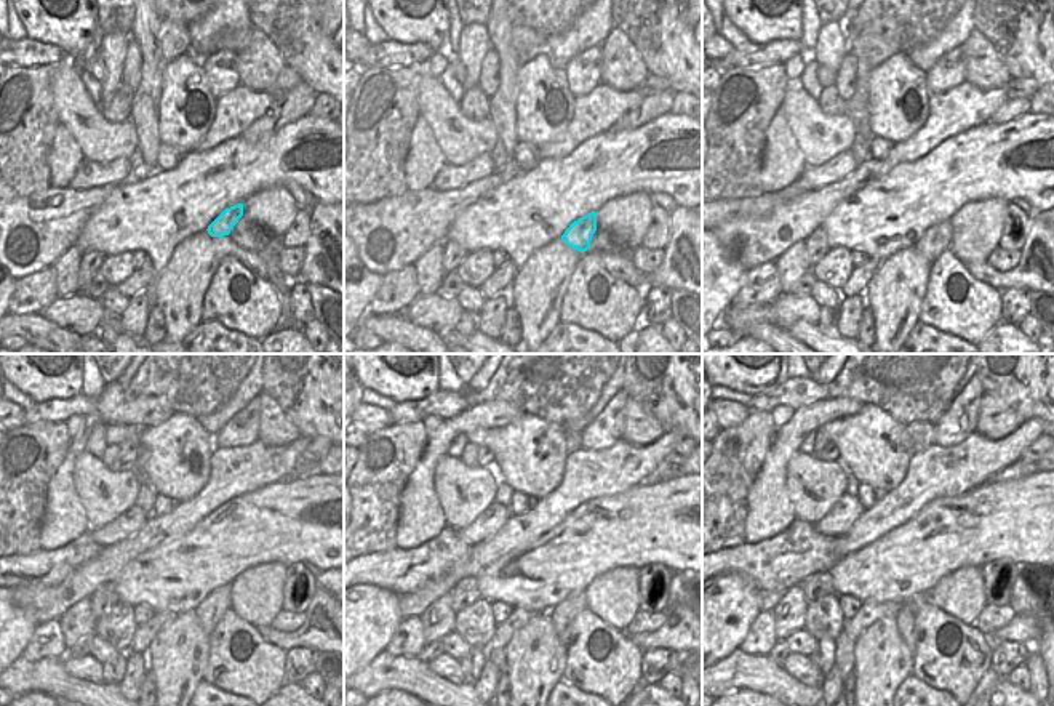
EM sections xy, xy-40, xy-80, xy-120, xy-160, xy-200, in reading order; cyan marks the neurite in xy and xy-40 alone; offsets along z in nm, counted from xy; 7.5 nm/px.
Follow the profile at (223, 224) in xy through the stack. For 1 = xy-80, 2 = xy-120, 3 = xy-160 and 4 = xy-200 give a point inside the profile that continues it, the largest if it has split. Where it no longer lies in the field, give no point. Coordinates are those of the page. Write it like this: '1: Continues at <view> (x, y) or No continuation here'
1: Continues at xy-80 (936, 239)
2: Continues at xy-120 (210, 610)
3: Continues at xy-160 (563, 615)
4: Continues at xy-200 (906, 623)

